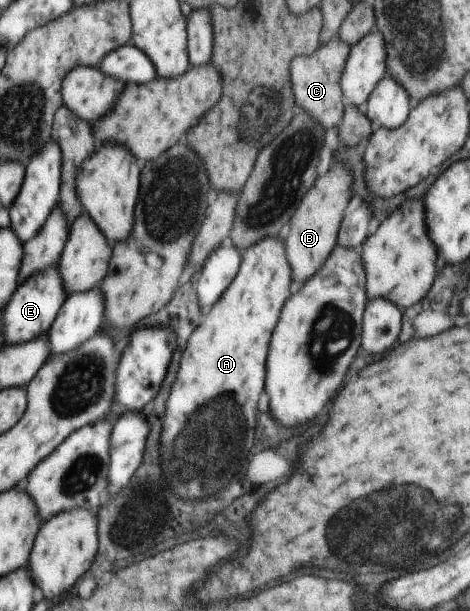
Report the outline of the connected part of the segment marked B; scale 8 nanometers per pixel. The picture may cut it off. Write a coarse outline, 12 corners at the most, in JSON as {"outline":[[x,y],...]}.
{"outline":[[339,162],[313,183],[285,237],[295,286],[335,245],[351,177]]}

